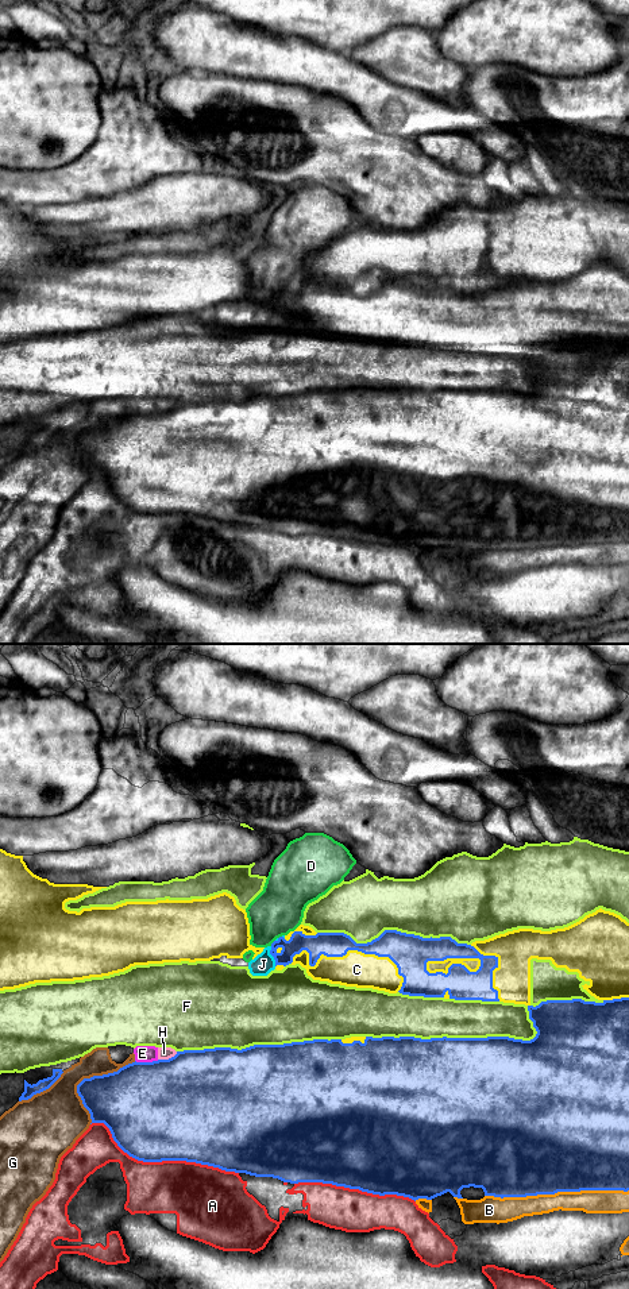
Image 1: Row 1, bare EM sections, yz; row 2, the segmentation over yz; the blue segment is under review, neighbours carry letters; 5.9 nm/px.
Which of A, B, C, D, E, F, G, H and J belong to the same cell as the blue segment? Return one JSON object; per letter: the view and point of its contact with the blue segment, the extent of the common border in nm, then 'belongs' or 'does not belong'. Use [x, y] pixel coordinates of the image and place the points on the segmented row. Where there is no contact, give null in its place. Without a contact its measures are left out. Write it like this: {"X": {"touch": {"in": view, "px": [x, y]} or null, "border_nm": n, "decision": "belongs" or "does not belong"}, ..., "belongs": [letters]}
{"A": {"touch": {"in": "yz", "px": [161, 1161]}, "border_nm": 950, "decision": "does not belong"}, "B": {"touch": {"in": "yz", "px": [556, 1192]}, "border_nm": 850, "decision": "does not belong"}, "C": {"touch": {"in": "yz", "px": [350, 949]}, "border_nm": 700, "decision": "does not belong"}, "D": {"touch": {"in": "yz", "px": [273, 942]}, "border_nm": 50, "decision": "does not belong"}, "E": {"touch": {"in": "yz", "px": [146, 1062]}, "border_nm": 140, "decision": "does not belong"}, "F": {"touch": {"in": "yz", "px": [452, 1038]}, "border_nm": 1000, "decision": "does not belong"}, "G": {"touch": {"in": "yz", "px": [87, 1079]}, "border_nm": 460, "decision": "does not belong"}, "H": {"touch": {"in": "yz", "px": [169, 1058]}, "border_nm": 130, "decision": "does not belong"}, "J": {"touch": {"in": "yz", "px": [271, 954]}, "border_nm": 120, "decision": "does not belong"}, "belongs": []}

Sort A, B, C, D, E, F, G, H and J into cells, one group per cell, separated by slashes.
A / B / C / D E G H J / F

